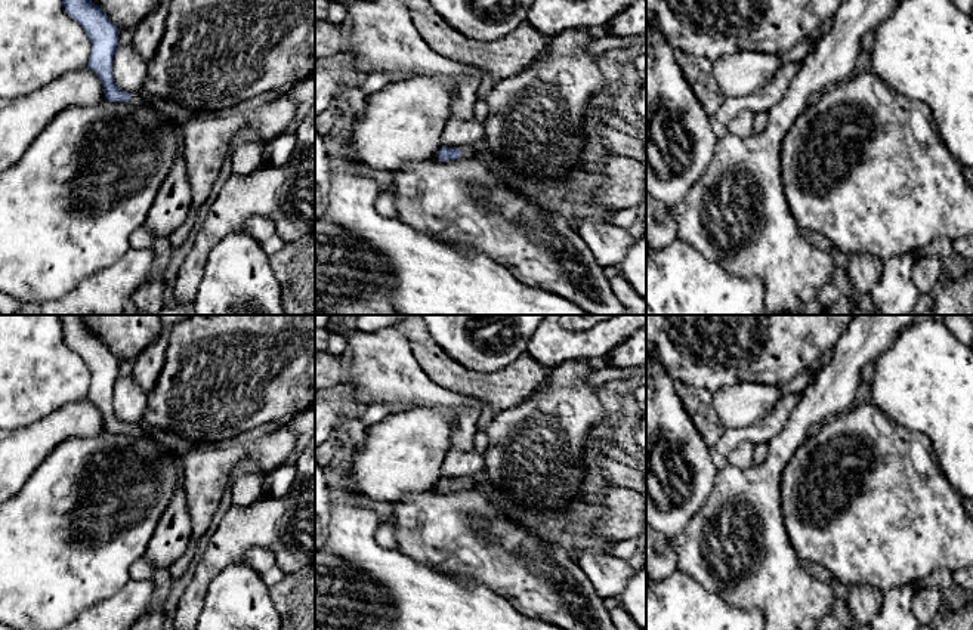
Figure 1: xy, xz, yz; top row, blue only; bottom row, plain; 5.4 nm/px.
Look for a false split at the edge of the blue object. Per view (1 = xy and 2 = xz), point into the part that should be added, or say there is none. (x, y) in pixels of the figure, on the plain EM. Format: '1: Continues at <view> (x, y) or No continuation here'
1: Continues at xy (136, 428)
2: Continues at xz (475, 481)

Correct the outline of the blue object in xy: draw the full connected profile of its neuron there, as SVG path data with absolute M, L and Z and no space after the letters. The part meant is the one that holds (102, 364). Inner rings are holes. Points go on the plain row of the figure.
M62 315L62 334L90 371L87 399L98 405L105 430L151 435L152 430L142 423L123 423L114 416L112 389L118 377L118 359L106 345L84 325L80 315Z

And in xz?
M481 472L473 476L467 476L461 481L448 479L448 478L442 476L442 479L436 484L436 488L442 492L455 491L460 488L464 488L464 490L478 488L478 487L482 487L484 481L485 481L485 472Z

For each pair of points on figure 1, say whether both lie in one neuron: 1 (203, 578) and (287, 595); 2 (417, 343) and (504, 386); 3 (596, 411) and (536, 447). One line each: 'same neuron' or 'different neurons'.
1: different neurons
2: same neuron
3: same neuron

